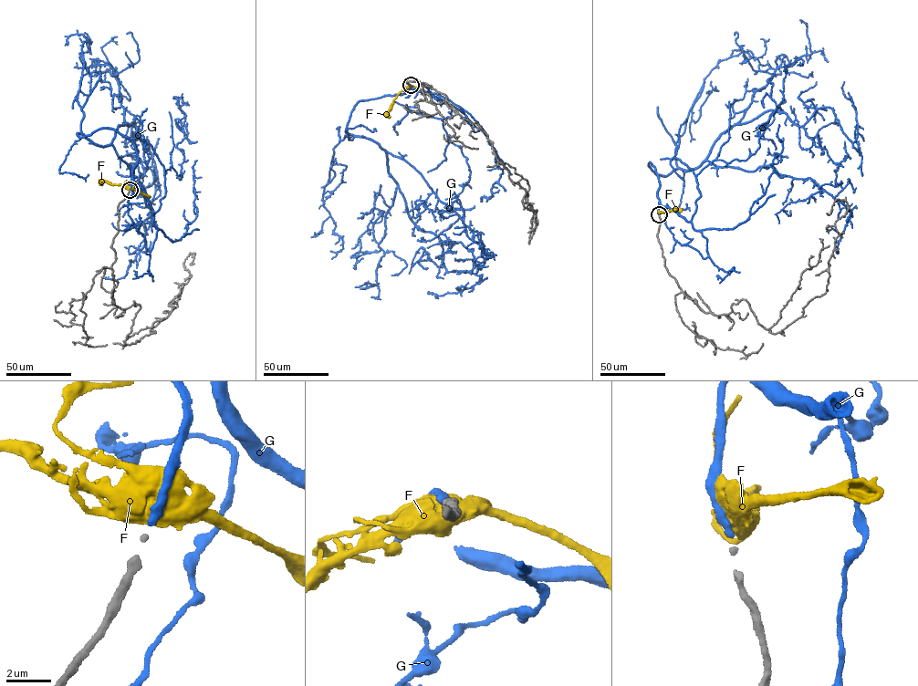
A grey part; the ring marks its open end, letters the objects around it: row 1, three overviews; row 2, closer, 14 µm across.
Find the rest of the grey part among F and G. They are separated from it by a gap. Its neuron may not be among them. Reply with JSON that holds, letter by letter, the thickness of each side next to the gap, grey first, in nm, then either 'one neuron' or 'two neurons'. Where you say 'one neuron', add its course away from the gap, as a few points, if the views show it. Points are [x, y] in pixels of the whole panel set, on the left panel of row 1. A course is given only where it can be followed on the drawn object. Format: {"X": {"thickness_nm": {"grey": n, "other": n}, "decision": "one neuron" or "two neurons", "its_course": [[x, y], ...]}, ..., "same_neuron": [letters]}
{"F": {"thickness_nm": {"grey": 180, "other": 950}, "decision": "two neurons"}, "G": {"thickness_nm": {"grey": 180, "other": 340}, "decision": "one neuron", "its_course": [[130, 190], [129, 138], [77, 133], [104, 147], [133, 122], [160, 190], [131, 129], [140, 120]]}, "same_neuron": ["G"]}

